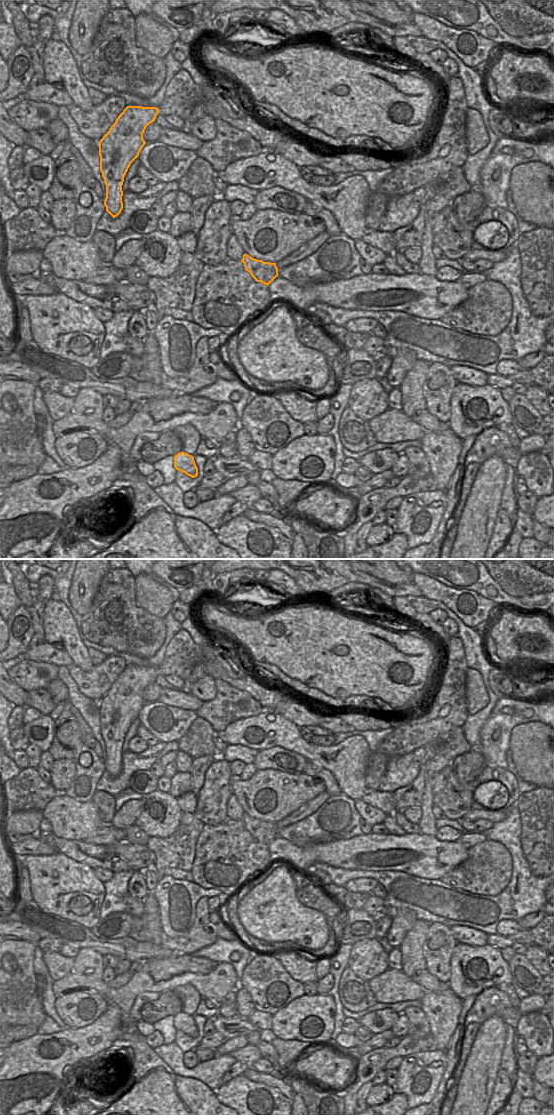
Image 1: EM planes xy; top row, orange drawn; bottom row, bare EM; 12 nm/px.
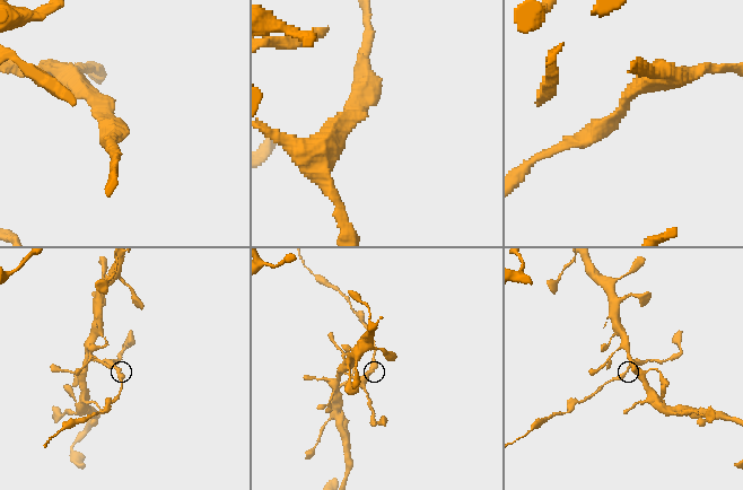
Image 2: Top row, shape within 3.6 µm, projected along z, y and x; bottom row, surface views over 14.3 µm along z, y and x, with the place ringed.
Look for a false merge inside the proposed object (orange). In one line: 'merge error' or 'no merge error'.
merge error

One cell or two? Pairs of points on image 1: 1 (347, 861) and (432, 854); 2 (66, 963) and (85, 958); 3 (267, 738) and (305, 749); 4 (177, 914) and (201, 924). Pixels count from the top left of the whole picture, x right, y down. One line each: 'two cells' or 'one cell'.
1: one cell
2: two cells
3: one cell
4: two cells

